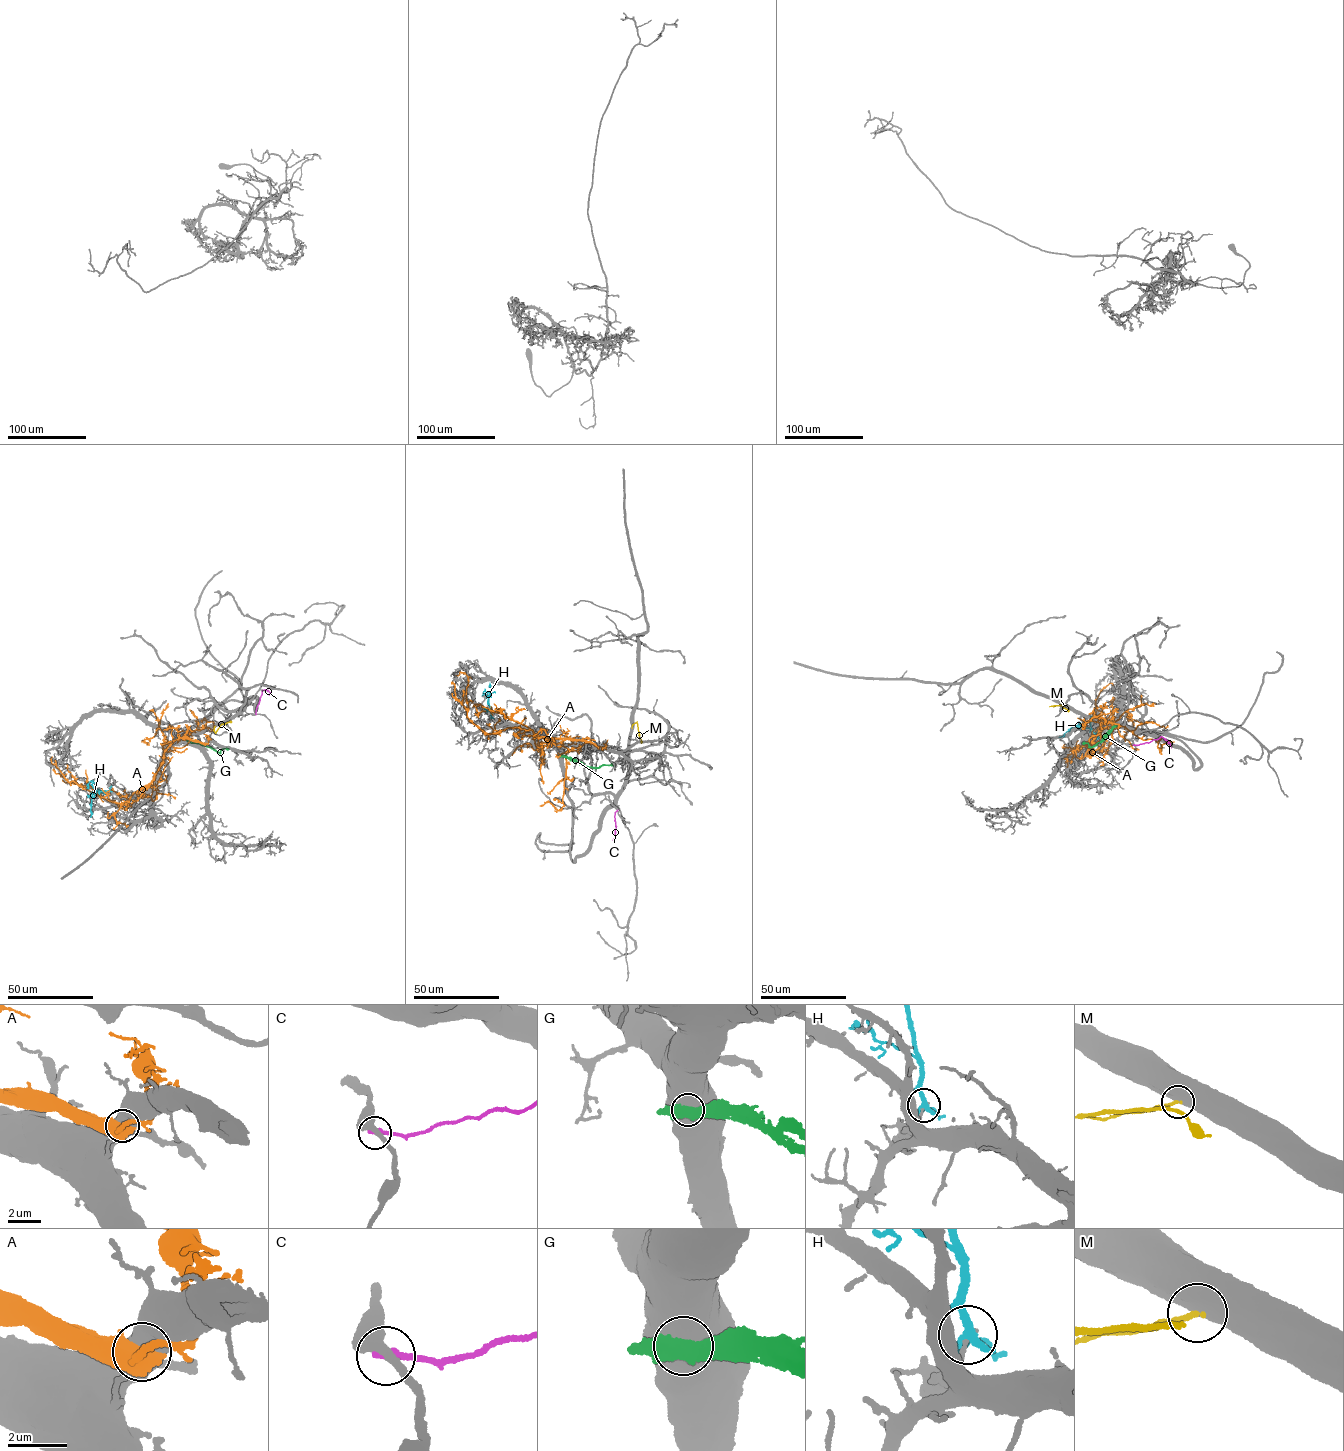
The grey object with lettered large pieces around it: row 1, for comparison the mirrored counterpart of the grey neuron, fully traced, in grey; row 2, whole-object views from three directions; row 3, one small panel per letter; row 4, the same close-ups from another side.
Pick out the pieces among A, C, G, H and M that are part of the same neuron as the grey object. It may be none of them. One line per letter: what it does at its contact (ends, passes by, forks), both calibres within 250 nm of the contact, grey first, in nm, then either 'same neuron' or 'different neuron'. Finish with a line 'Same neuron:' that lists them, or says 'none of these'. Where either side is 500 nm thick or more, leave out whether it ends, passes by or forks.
A: 800 nm thick on the grey side, 600 nm on the other; different neuron
C: it ends there; 380 nm thick on the grey side, 280 nm on the other; different neuron
G: 750 nm thick on the grey side, 480 nm on the other; different neuron
H: it forks there; 180 nm thick on the grey side, 220 nm on the other; different neuron
M: 750 nm thick on the grey side, 170 nm on the other; different neuron
Same neuron: none of these

